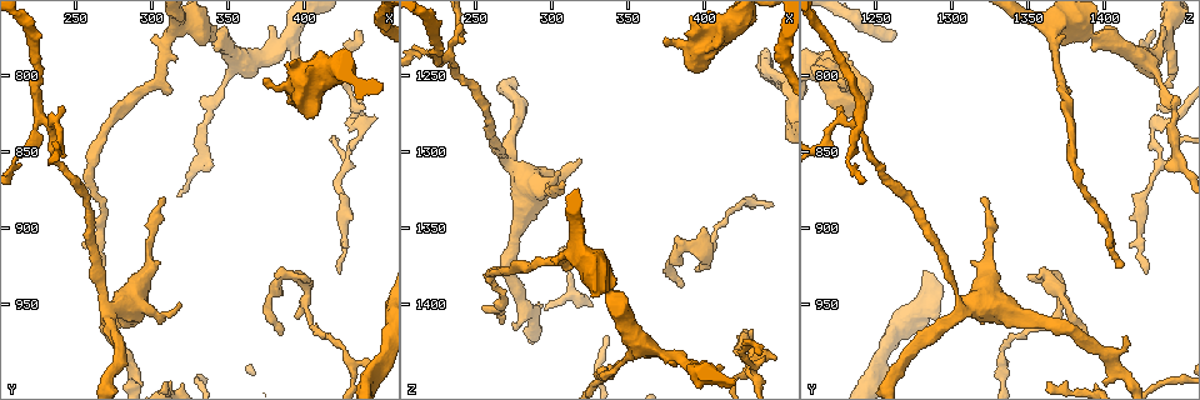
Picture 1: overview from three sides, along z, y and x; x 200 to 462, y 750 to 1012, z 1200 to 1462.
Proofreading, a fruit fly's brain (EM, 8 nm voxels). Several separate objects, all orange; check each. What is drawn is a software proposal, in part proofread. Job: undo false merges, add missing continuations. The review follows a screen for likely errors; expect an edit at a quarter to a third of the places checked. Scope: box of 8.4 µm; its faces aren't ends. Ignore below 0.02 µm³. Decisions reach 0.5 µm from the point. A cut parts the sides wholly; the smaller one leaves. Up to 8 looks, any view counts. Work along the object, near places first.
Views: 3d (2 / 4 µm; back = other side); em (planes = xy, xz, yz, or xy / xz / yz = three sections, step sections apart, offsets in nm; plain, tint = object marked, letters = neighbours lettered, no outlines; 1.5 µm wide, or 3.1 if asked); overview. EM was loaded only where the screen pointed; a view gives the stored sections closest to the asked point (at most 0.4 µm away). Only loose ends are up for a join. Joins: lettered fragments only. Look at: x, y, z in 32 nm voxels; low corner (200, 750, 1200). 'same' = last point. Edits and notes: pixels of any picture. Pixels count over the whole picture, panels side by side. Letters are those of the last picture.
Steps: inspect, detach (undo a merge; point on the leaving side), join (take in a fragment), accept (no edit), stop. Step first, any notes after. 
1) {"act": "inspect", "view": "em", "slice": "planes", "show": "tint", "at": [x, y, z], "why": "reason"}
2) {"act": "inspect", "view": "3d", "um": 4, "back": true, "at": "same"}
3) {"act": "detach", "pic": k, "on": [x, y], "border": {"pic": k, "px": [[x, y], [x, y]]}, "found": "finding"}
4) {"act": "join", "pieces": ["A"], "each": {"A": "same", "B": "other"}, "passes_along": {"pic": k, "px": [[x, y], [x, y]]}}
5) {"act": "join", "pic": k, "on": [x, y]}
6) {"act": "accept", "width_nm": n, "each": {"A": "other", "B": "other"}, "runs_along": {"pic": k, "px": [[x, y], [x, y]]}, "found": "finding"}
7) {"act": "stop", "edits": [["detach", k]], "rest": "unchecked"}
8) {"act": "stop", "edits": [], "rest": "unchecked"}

{"act": "inspect", "view": "em", "slice": "planes", "show": "letters", "at": [420, 796, 1218], "why": "narrows sharply"}

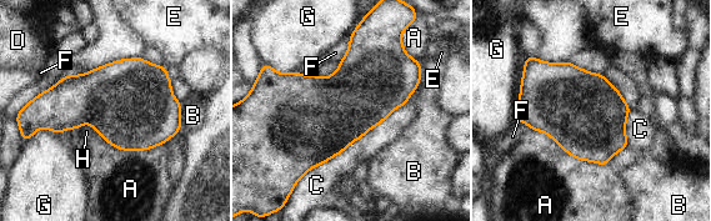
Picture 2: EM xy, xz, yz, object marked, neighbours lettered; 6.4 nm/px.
{"act": "accept", "each": {"A": "other", "B": "other", "C": "other", "D": "other", "E": "other", "F": "other", "G": "other", "H": "other"}, "border": {"pic": 2, "px": [[406, 103], [300, 179]]}, "found": "all the same cell"}

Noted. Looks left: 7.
{"act": "inspect", "view": "3d", "um": 2, "back": true, "at": [268, 926, 1410], "why": "tapers out"}

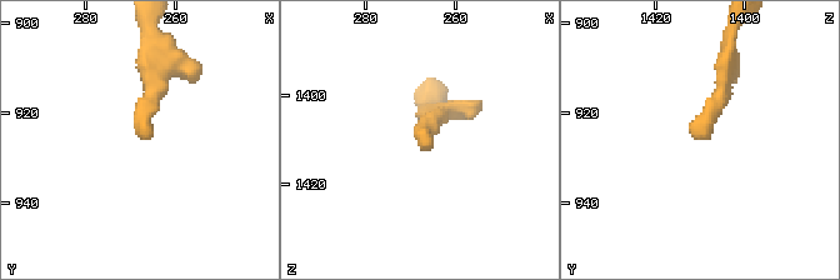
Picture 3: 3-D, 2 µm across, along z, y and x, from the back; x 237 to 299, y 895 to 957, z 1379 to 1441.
{"act": "inspect", "view": "em", "slice": "xz", "step": 8, "show": "tint", "at": [267, 926, 1411]}

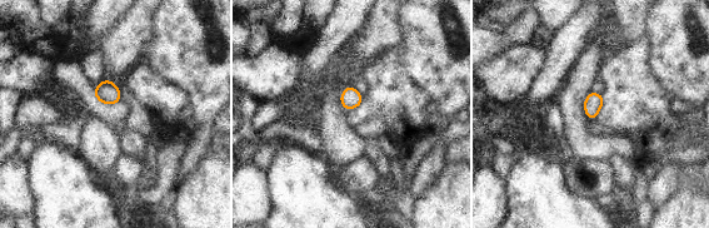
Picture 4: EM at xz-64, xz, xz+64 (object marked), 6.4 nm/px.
{"act": "inspect", "view": "em", "slice": "planes", "show": "letters", "at": "same", "why": "another direction"}

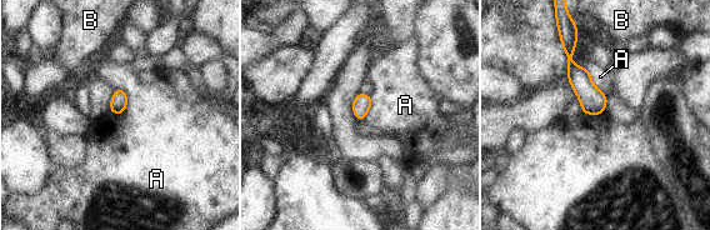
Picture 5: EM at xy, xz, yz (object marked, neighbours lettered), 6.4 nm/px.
{"act": "accept", "width_nm": 110, "each": {"A": "other", "B": "other"}, "border": {"pic": 5, "px": [[115, 86], [126, 94], [120, 115]]}, "found": "none of them fits"}

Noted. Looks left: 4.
{"act": "inspect", "view": "em", "slice": "planes", "show": "tint", "at": [436, 828, 1436], "why": "arms part here"}

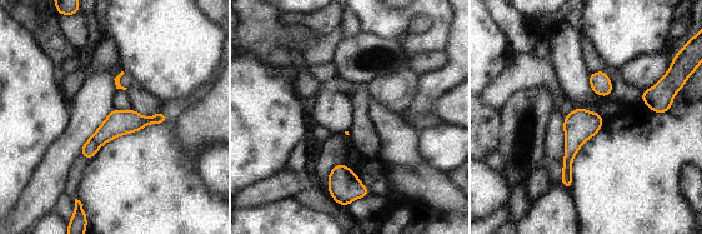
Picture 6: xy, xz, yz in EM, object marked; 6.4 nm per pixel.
{"act": "inspect", "view": "em", "slice": "planes", "show": "letters", "at": "same"}

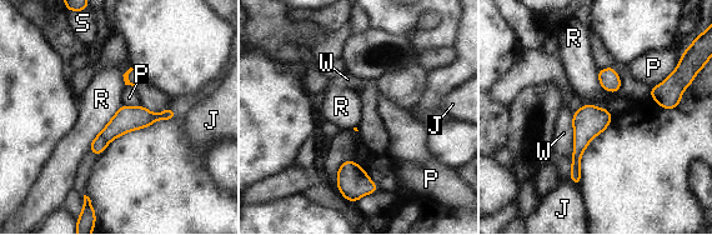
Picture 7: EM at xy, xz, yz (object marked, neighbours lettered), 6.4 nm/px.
{"act": "accept", "longest_contact_nm": ["R", 360], "each": {"J": "other", "P": "other", "R": "other", "S": "other", "W": "other"}, "found": "continuous, no second cell"}

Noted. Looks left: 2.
{"act": "stop", "edits": [], "rest": "unchecked"}

